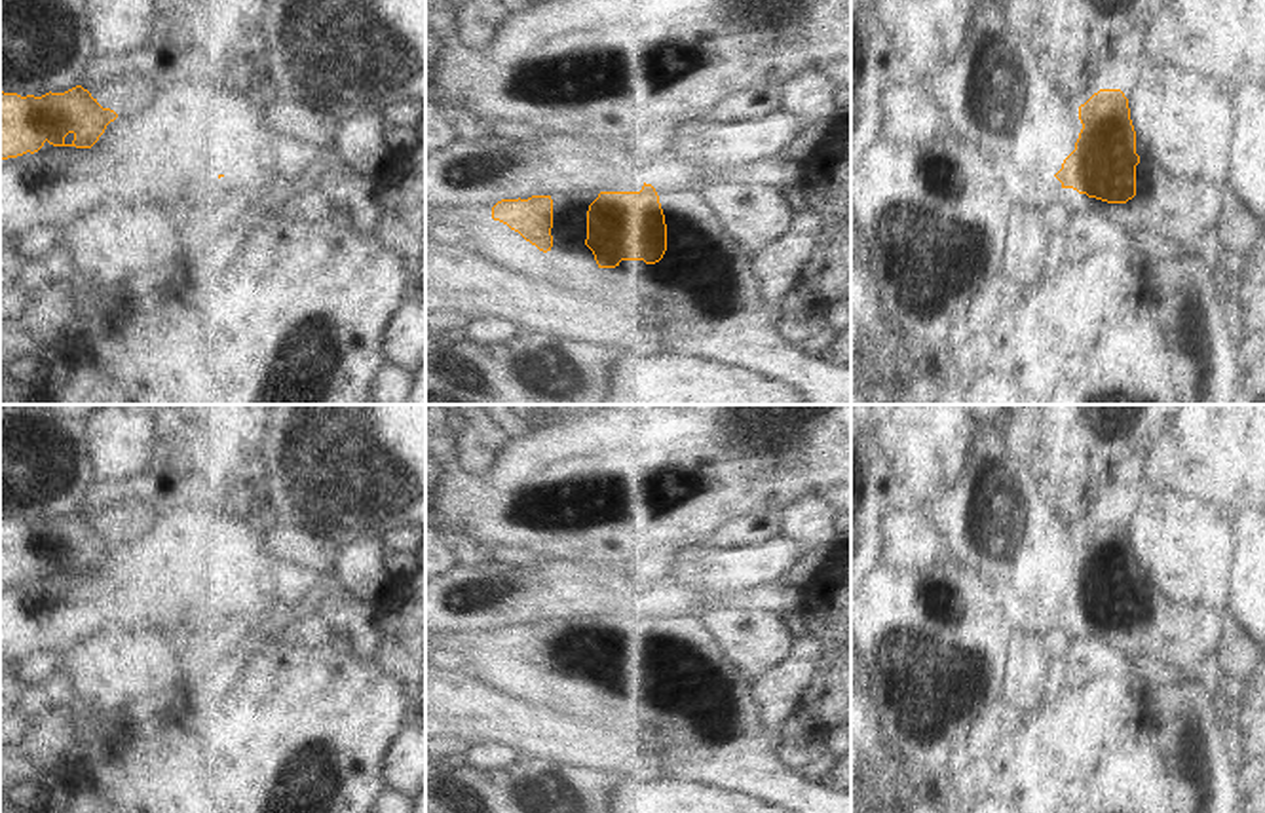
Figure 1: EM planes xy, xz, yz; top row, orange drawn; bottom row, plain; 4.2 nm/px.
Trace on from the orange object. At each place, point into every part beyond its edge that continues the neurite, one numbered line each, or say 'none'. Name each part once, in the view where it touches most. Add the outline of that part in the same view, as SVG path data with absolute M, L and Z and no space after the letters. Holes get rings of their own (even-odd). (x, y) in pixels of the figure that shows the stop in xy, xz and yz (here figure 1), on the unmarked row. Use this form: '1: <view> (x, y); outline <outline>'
1: xz (753, 766); outline M689 619L686 638L682 642L665 642L665 650L667 676L659 688L650 690L651 697L657 699L657 720L678 735L682 752L703 767L703 779L727 792L767 800L790 813L851 813L851 792L838 790L824 781L809 783L783 760L775 733L762 729L756 735L746 735L745 731L756 728L756 722L737 728L735 705L726 699L716 703L707 699L705 688L710 688L714 678L731 682L739 671L724 657L714 636L699 619Z

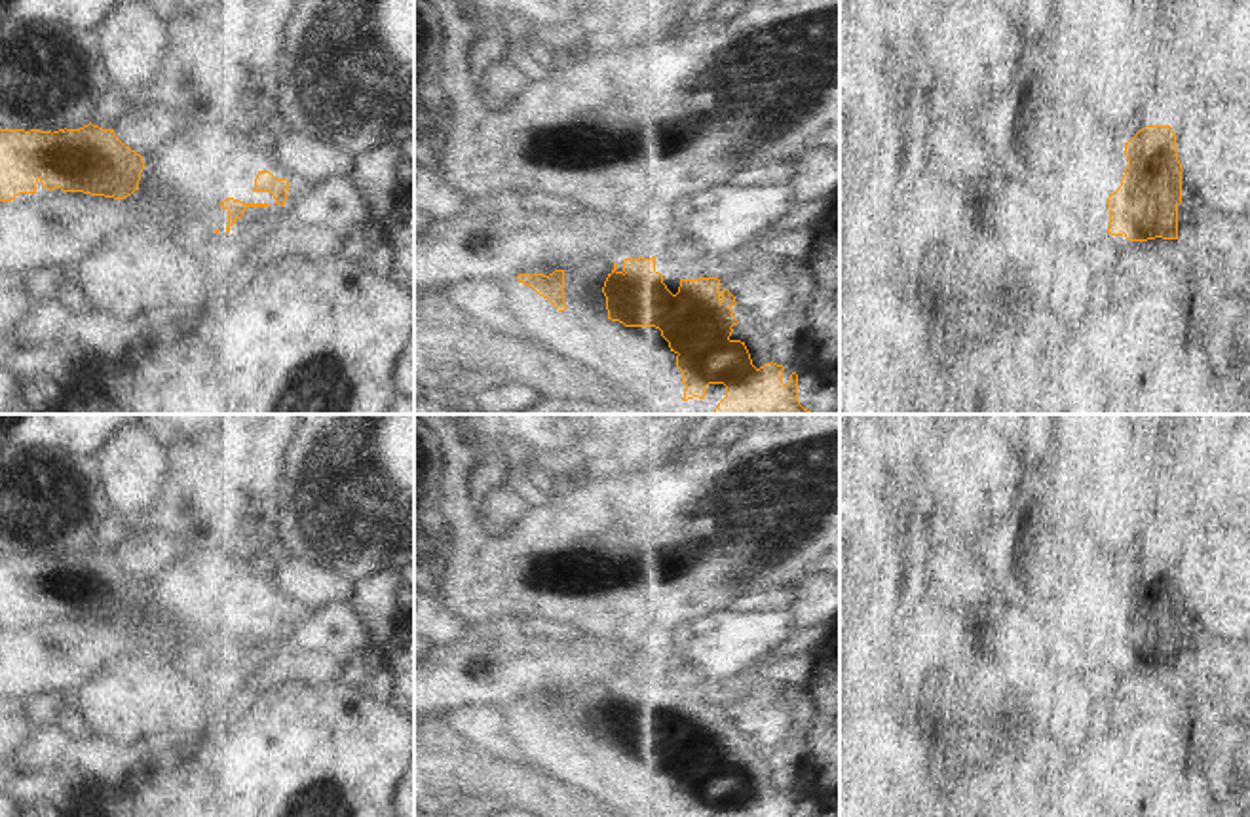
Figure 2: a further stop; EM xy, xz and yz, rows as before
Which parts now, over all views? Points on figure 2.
none

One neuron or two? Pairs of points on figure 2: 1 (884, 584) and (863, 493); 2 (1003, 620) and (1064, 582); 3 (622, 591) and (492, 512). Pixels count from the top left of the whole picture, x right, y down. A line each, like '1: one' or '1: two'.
1: one
2: two
3: two

